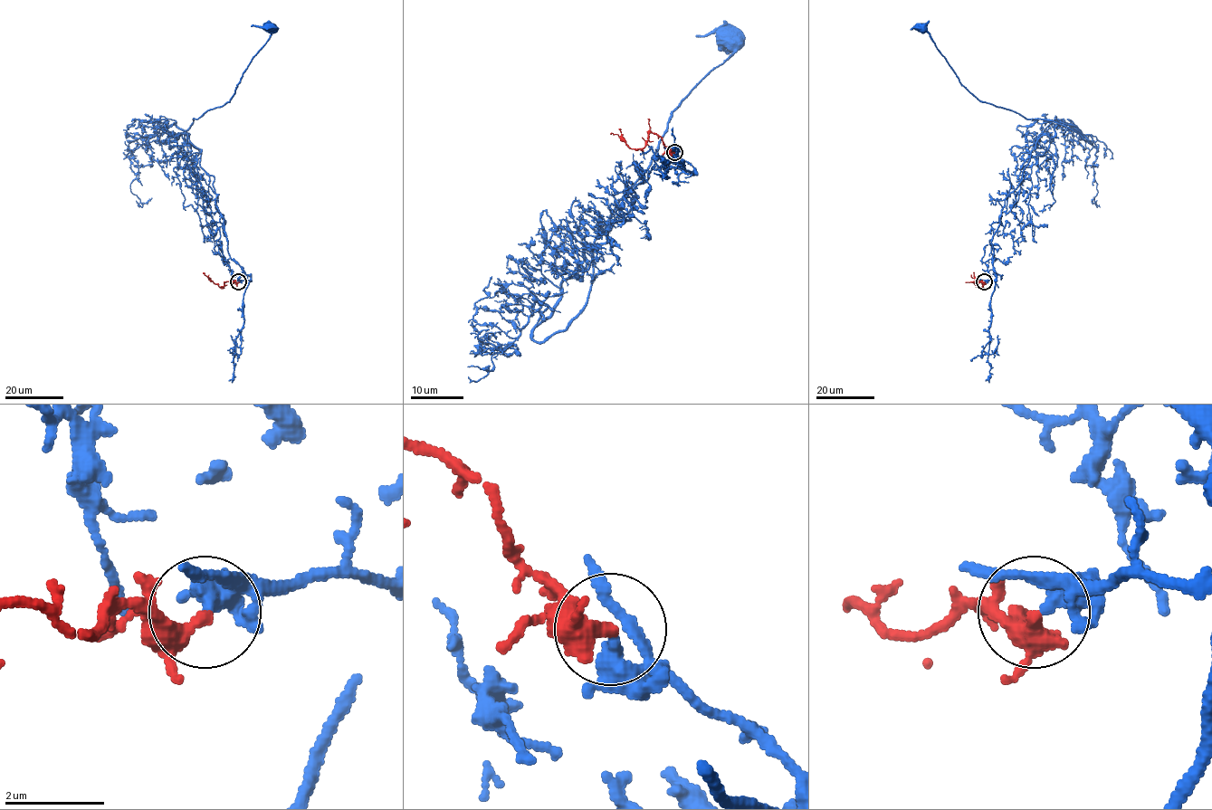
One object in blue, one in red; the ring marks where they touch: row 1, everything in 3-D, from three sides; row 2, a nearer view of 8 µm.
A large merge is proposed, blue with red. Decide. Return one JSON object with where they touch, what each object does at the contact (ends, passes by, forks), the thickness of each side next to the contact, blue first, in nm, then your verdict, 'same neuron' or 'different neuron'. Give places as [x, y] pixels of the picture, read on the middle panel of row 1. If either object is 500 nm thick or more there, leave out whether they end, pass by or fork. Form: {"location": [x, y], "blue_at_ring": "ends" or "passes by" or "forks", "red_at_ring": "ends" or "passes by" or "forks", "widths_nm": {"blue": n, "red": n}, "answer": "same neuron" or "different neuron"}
{"location": [674, 152], "blue_at_ring": "passes by", "red_at_ring": "passes by", "widths_nm": {"blue": 300, "red": 280}, "answer": "different neuron"}

